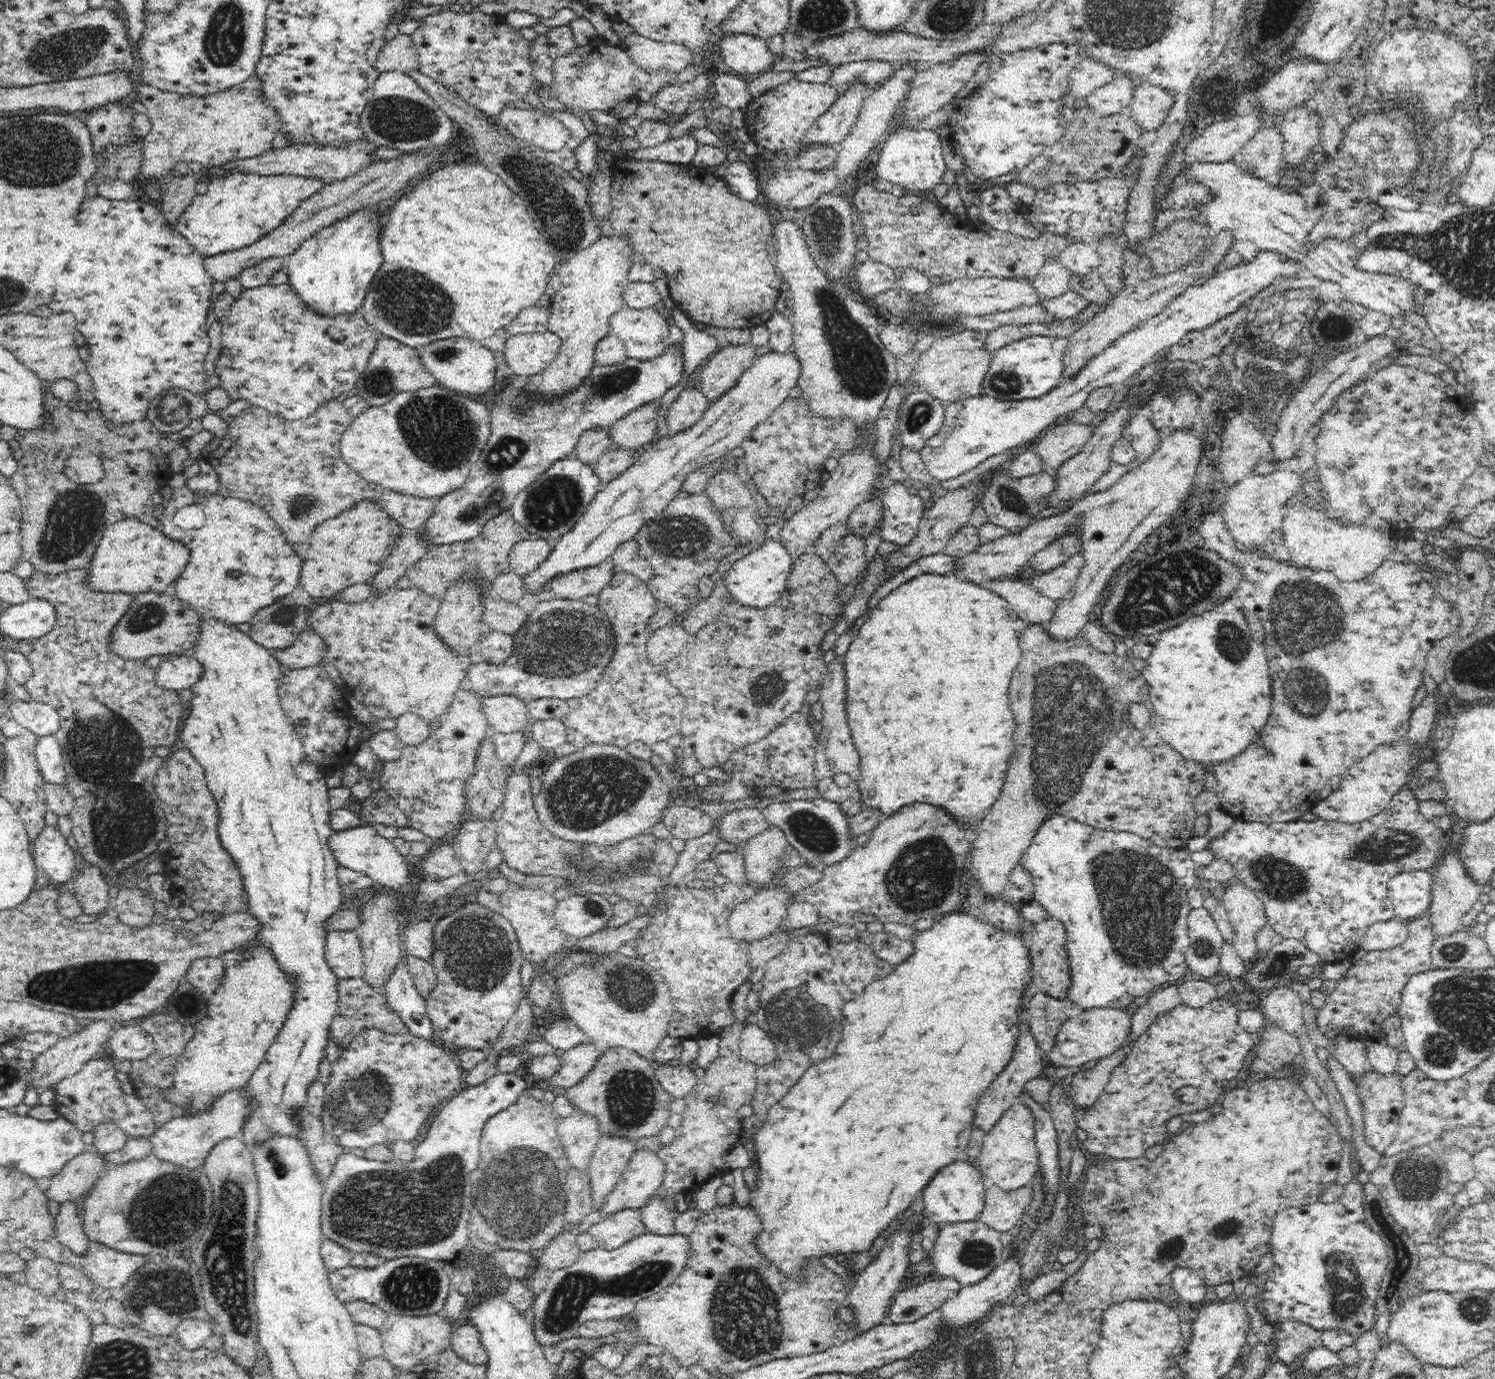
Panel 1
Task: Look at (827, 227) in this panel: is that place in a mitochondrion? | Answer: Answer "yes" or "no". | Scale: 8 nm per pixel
yes

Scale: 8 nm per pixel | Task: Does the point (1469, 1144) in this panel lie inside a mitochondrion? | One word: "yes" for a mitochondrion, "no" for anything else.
no

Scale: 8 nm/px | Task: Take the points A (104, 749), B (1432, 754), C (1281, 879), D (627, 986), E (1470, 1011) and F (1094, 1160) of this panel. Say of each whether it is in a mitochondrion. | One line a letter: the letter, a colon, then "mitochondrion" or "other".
A: mitochondrion
B: other
C: mitochondrion
D: mitochondrion
E: mitochondrion
F: other

